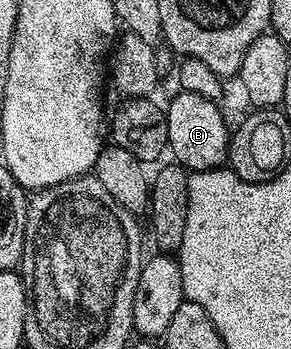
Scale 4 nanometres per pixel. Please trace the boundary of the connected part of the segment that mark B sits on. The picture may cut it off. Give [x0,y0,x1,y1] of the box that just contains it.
[165,91,230,173]

